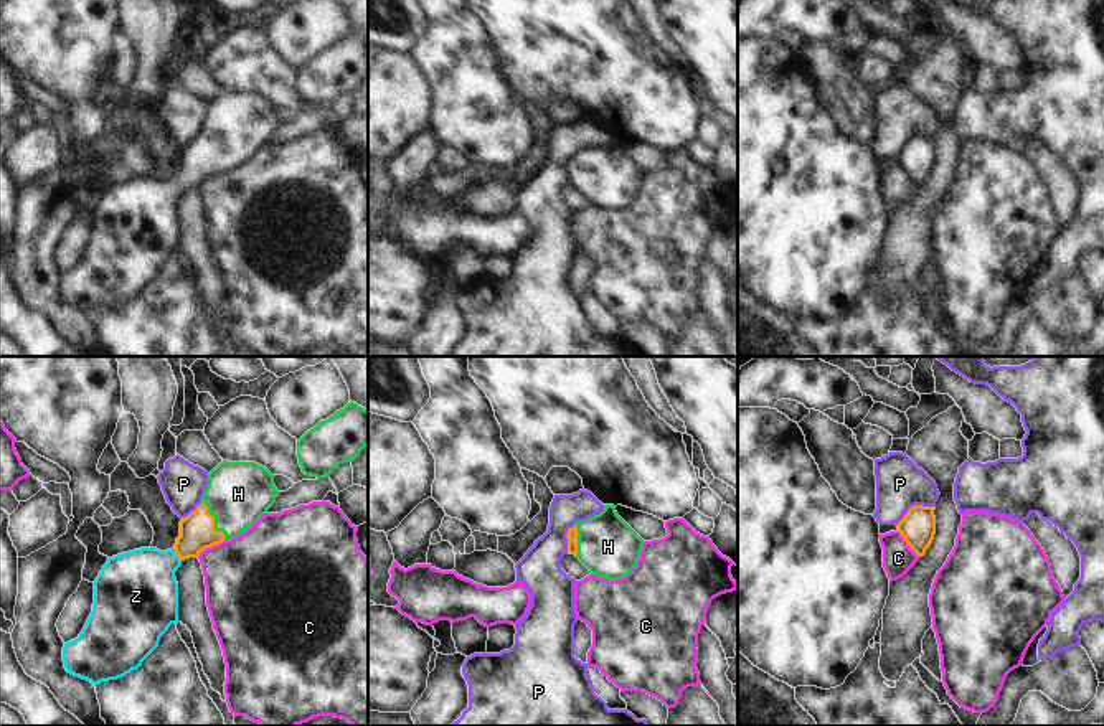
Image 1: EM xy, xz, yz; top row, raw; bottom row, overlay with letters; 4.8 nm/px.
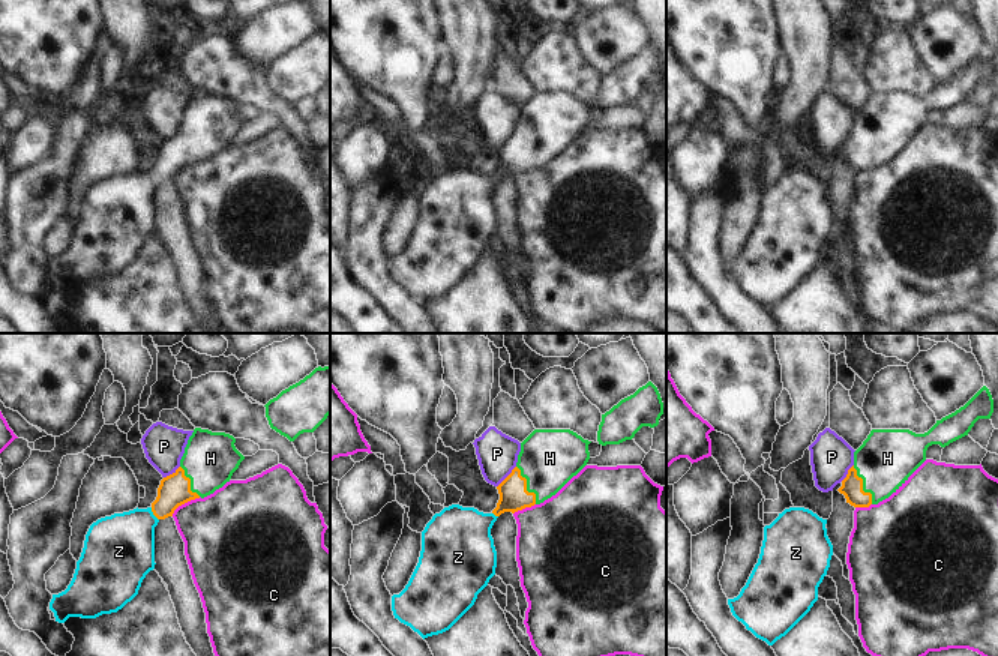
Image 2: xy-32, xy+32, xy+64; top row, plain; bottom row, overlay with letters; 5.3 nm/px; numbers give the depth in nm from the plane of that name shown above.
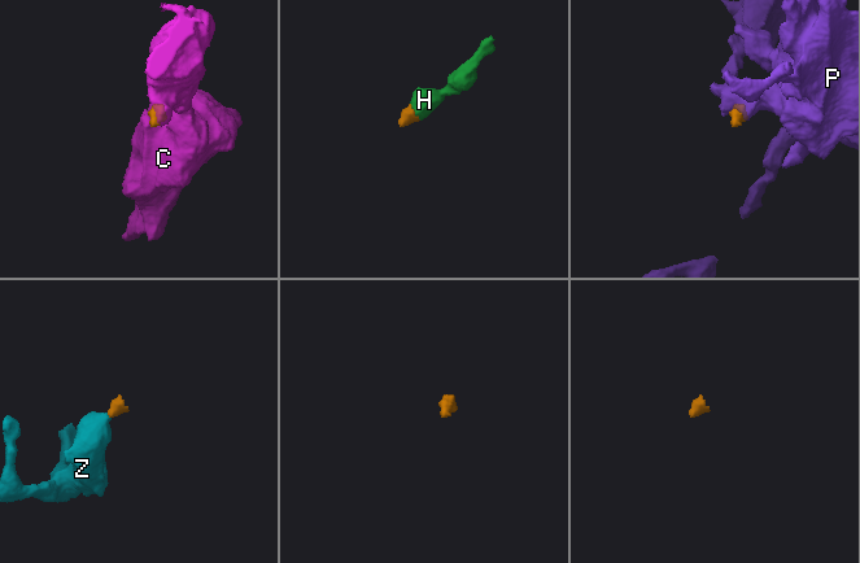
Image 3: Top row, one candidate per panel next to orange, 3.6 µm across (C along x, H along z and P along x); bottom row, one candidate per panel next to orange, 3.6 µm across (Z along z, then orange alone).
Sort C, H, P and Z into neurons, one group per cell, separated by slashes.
C / H Z / P

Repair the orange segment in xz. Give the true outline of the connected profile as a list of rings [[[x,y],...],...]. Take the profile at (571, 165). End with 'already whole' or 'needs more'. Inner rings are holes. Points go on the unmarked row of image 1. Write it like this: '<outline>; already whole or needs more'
[[[604,135],[599,145],[576,152],[566,168],[568,183],[591,205],[609,211],[625,208],[637,196],[644,177],[644,170],[617,145],[614,135]]]; needs more

